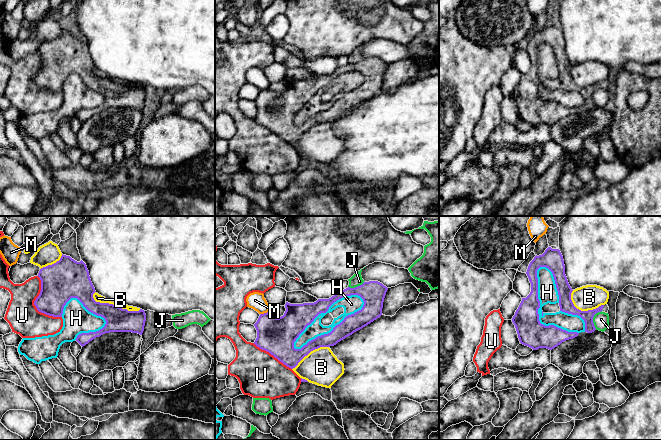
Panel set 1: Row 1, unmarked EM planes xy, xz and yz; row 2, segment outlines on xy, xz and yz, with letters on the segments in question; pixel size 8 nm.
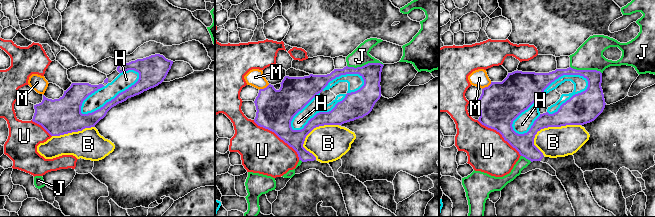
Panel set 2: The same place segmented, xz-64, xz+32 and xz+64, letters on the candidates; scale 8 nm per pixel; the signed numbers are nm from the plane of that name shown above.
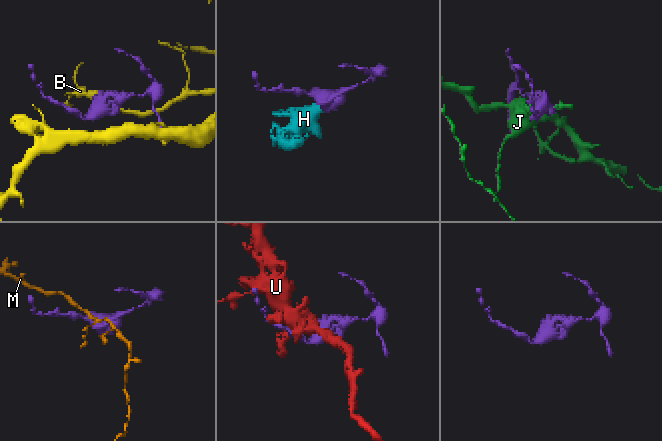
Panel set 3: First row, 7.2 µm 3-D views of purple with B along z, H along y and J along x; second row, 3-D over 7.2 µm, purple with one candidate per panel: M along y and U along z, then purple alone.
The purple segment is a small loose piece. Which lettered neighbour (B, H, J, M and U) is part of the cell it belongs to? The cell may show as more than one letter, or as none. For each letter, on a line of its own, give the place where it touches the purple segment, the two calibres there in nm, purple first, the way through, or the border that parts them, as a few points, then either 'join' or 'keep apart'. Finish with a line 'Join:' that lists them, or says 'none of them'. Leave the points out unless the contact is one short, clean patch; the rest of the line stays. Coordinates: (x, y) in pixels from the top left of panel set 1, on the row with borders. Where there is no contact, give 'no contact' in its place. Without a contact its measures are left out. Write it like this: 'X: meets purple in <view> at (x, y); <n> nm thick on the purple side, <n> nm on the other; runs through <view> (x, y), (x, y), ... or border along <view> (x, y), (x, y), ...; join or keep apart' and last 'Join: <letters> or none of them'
B: meets purple in xy at (115, 305); 190 nm thick on the purple side, 60 nm on the other; keep apart
H: meets purple in xz at (332, 330); 160 nm thick on the purple side, 120 nm on the other; keep apart
J: meets purple in yz at (592, 319); 110 nm thick on the purple side, 130 nm on the other; keep apart
M: meets purple in xz at (264, 313); 280 nm thick on the purple side, 140 nm on the other; keep apart
U: meets purple in xy at (34, 304); 280 nm thick on the purple side, 260 nm on the other; keep apart
Join: none of them

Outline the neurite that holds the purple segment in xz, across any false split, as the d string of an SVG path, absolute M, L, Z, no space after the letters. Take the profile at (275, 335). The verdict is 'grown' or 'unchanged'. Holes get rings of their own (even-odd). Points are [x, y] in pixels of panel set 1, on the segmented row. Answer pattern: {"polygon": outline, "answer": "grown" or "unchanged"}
{"polygon": "M378 281L364 282L355 288L346 288L329 299L314 303L290 304L286 302L283 316L276 318L270 312L260 314L254 324L257 338L254 344L269 352L287 367L293 369L311 351L336 345L354 332L367 326L382 315L383 302L388 288ZM358 295L364 305L361 310L348 315L333 330L309 341L301 349L294 348L299 335L321 313L326 313L337 300Z", "answer": "unchanged"}

